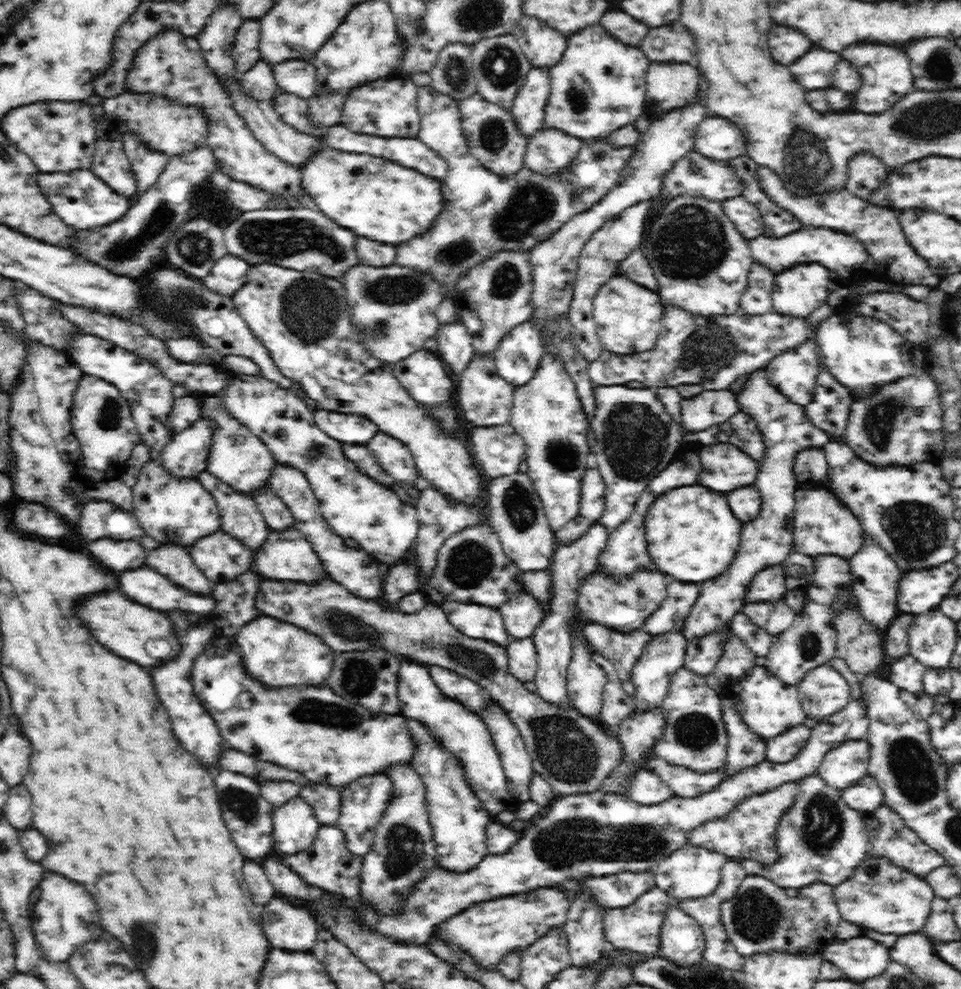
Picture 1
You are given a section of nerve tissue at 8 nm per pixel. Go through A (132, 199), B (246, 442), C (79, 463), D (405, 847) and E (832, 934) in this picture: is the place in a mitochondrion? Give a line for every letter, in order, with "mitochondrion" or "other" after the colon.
A: other
B: other
C: other
D: mitochondrion
E: other

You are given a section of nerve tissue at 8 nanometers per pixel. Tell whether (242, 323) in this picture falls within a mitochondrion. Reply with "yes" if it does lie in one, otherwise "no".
no

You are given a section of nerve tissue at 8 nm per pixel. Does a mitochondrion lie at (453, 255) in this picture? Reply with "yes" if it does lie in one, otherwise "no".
yes

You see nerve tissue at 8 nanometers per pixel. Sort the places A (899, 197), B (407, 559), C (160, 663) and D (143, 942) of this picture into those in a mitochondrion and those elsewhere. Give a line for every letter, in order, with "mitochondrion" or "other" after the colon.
A: other
B: other
C: other
D: mitochondrion

